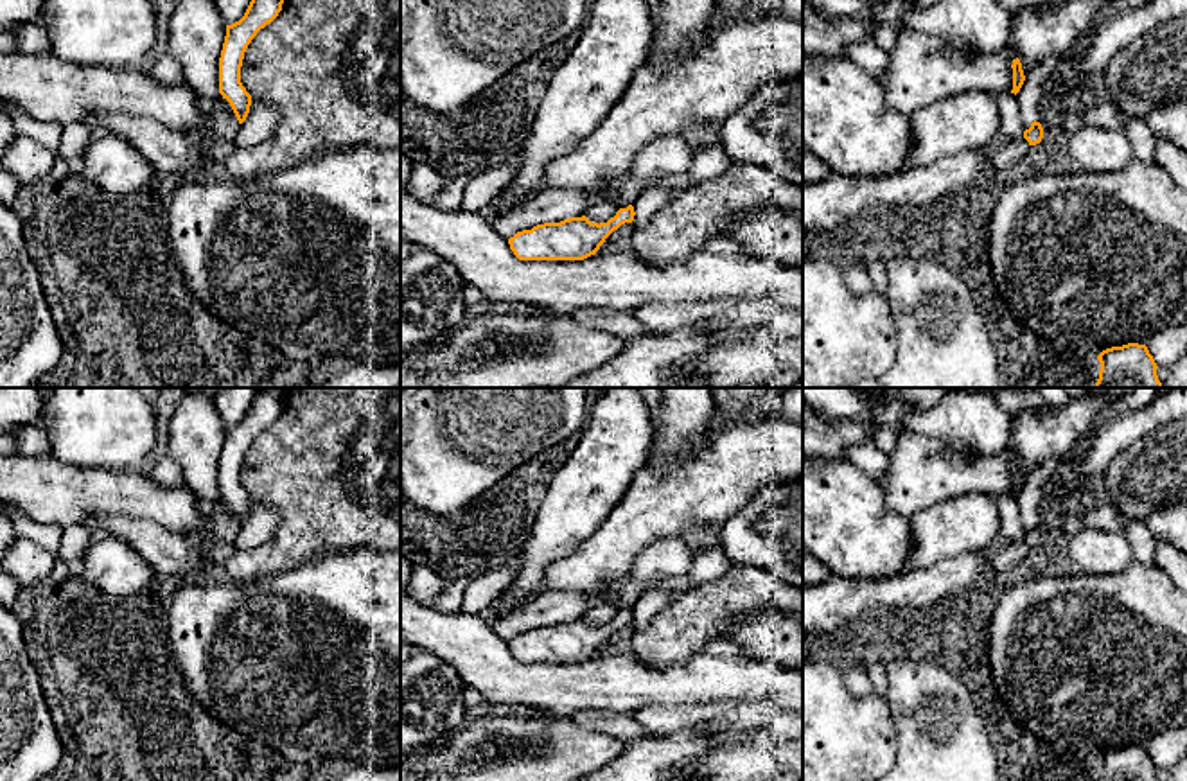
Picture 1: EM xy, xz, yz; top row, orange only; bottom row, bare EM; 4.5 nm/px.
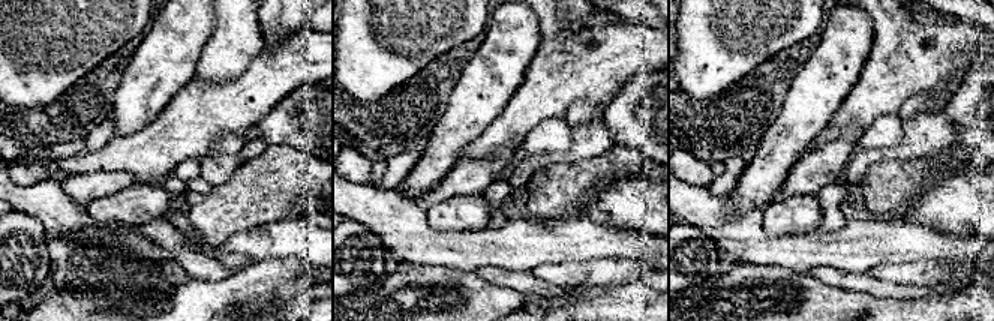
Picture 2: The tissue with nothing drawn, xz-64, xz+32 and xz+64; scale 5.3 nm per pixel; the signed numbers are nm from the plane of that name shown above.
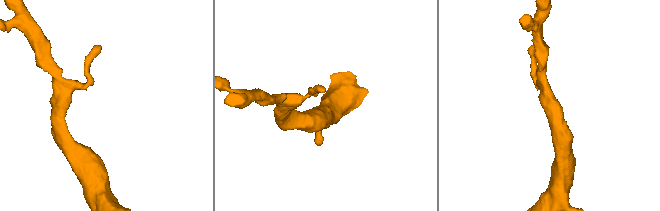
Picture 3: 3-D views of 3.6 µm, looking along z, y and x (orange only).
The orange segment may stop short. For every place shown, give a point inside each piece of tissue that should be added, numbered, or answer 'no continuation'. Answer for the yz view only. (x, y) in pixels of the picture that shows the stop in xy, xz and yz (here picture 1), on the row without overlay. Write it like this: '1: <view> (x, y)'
no continuation

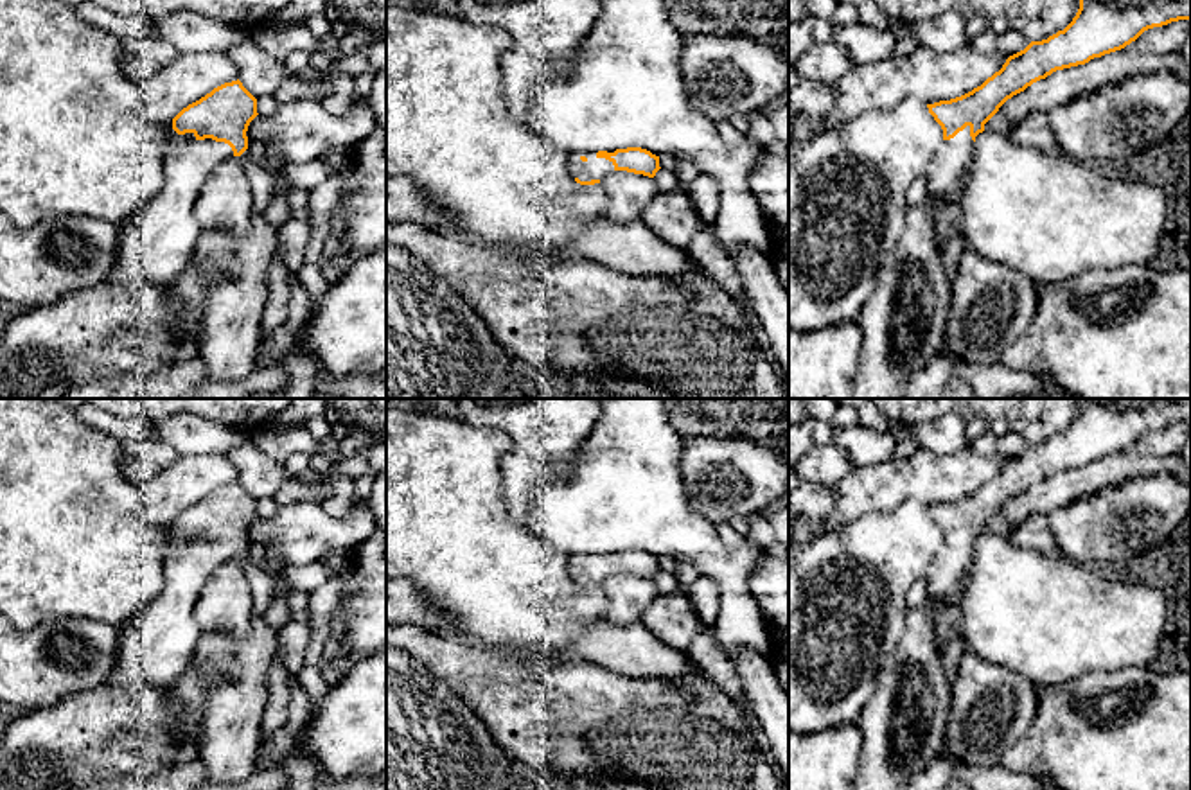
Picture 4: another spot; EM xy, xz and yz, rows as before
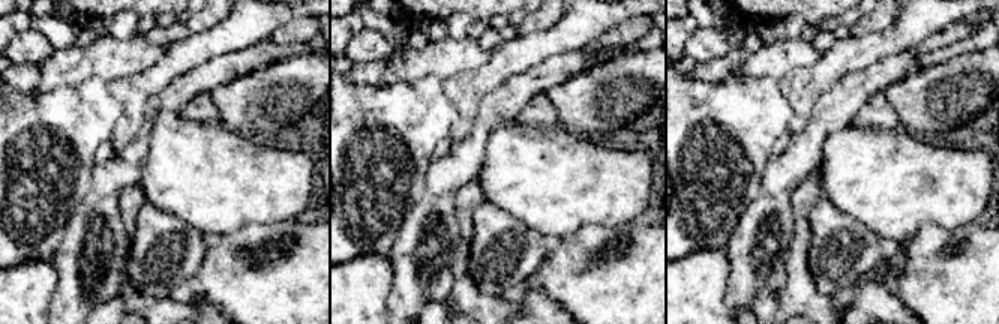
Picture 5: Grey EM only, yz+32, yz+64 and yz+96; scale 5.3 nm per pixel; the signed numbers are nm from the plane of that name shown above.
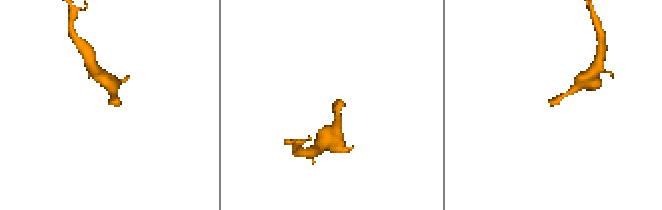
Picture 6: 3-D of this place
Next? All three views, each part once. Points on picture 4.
1: xy (157, 647)

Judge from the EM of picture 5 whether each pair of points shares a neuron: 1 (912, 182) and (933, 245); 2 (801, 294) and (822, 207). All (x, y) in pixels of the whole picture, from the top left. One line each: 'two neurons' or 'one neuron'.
1: two neurons
2: two neurons

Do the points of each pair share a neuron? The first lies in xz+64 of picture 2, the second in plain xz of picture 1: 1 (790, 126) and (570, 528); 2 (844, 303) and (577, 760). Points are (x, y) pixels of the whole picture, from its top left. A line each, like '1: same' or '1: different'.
1: same
2: same

